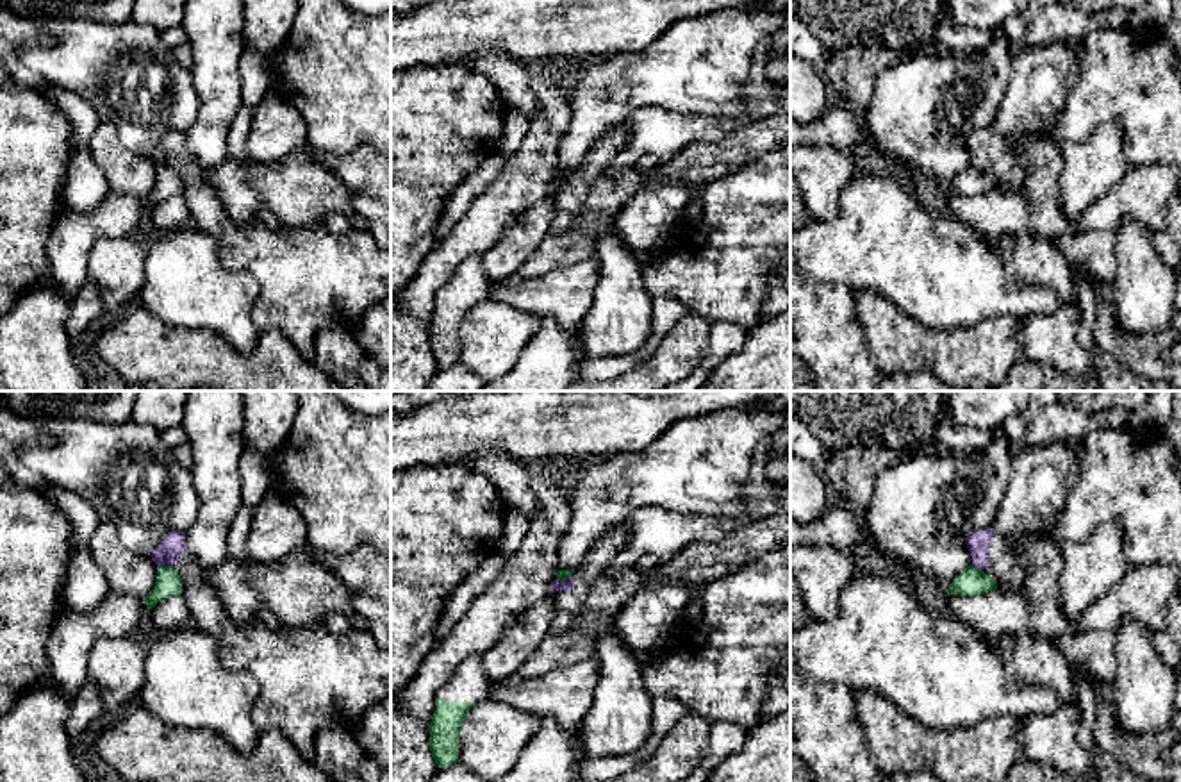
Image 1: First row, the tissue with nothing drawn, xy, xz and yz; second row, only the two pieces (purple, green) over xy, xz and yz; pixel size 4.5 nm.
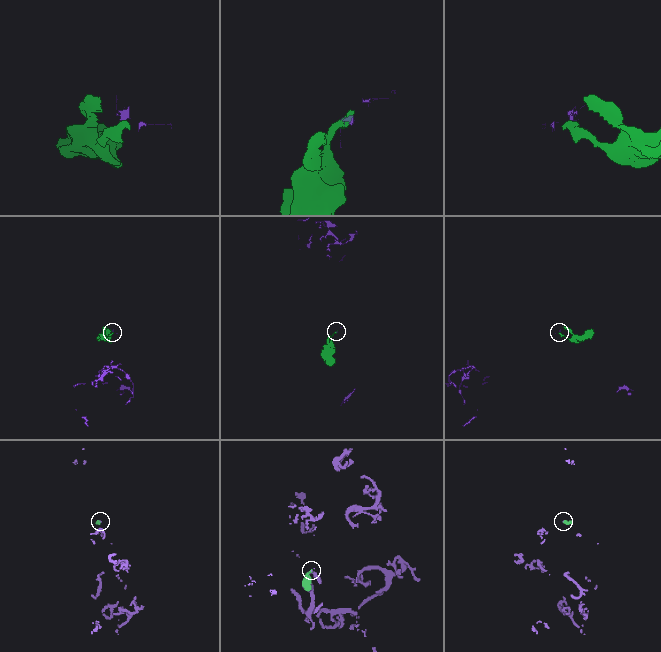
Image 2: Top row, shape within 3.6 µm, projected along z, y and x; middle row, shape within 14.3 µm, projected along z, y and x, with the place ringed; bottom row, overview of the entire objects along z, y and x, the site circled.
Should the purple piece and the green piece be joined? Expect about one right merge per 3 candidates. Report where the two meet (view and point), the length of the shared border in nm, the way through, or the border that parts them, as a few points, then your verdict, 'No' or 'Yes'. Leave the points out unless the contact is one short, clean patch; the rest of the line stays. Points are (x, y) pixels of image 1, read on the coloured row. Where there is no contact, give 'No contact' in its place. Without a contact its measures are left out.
Touches purple at xy (165, 563). Shared border 70 nm. Boundary: xy (157, 565), (172, 568). No

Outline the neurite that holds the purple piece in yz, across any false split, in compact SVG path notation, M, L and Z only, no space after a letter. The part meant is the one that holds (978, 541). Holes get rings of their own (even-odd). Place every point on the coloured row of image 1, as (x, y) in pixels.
M1078 439L1033 445L1013 459L994 521L965 539L972 566L990 575L999 591L1022 586L1022 559L1013 548L1058 532L1078 473Z

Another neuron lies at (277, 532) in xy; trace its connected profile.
M268 493L255 507L246 552L252 562L260 564L307 552L303 518L282 493Z

